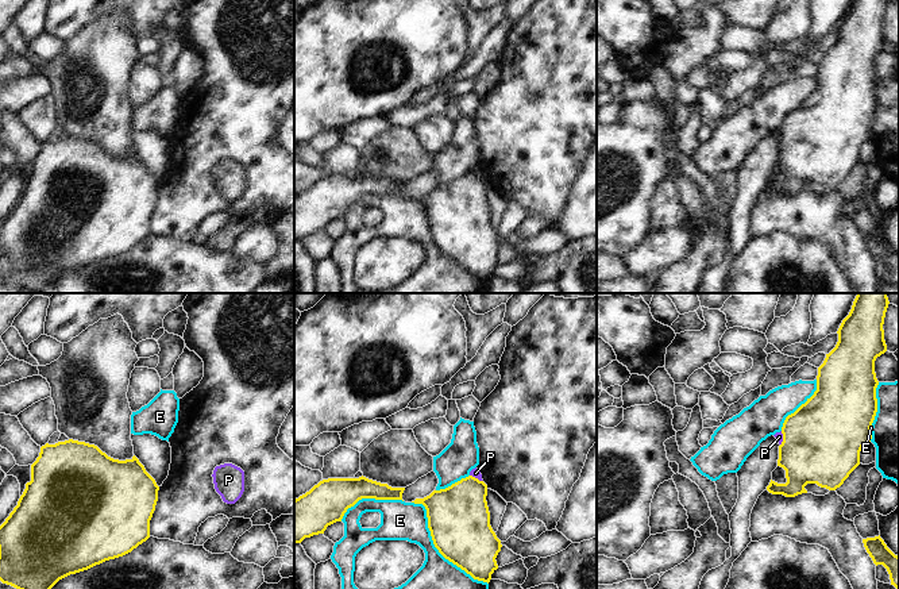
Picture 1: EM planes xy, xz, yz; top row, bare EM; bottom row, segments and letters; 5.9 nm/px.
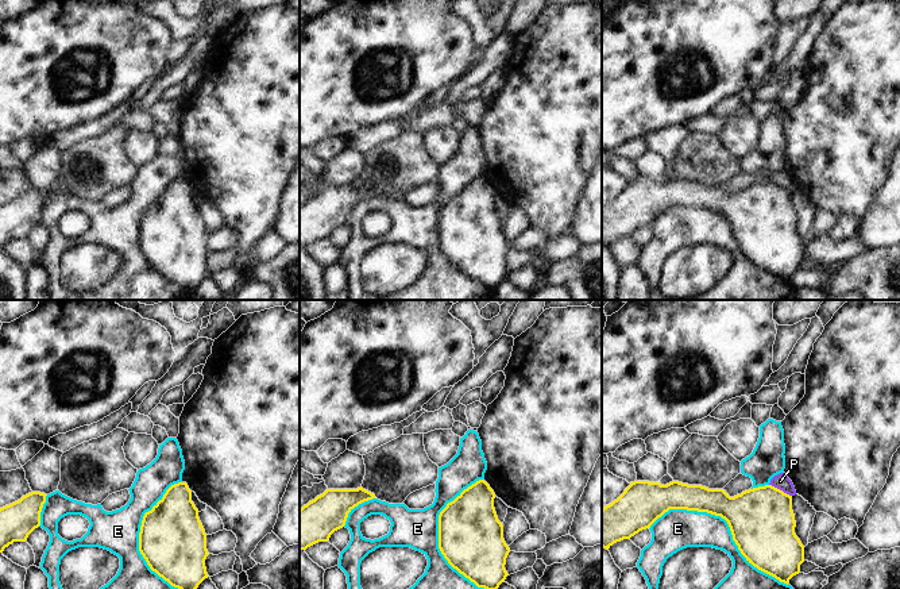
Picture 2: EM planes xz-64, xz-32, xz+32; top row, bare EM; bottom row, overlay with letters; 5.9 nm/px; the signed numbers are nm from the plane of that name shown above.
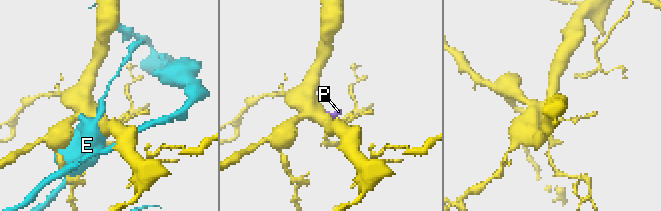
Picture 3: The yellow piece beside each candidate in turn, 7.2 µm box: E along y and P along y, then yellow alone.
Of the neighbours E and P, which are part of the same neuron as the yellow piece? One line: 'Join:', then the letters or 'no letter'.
Join: no letter

